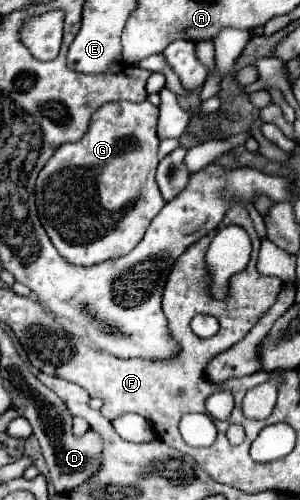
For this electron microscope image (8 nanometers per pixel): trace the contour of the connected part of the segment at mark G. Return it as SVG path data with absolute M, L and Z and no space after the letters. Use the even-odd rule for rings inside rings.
M108 102L92 114L90 128L78 142L66 142L40 170L36 208L40 222L62 258L76 266L128 254L144 236L152 218L164 208L156 186L158 106L144 102Z

